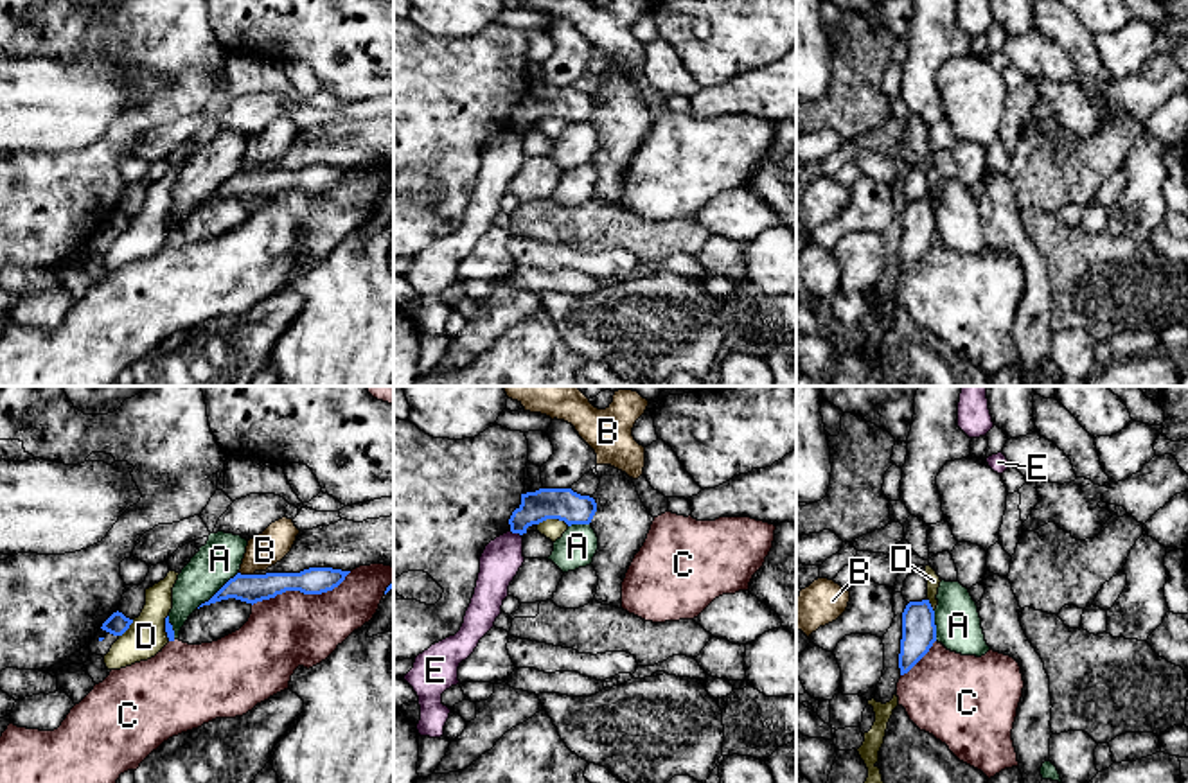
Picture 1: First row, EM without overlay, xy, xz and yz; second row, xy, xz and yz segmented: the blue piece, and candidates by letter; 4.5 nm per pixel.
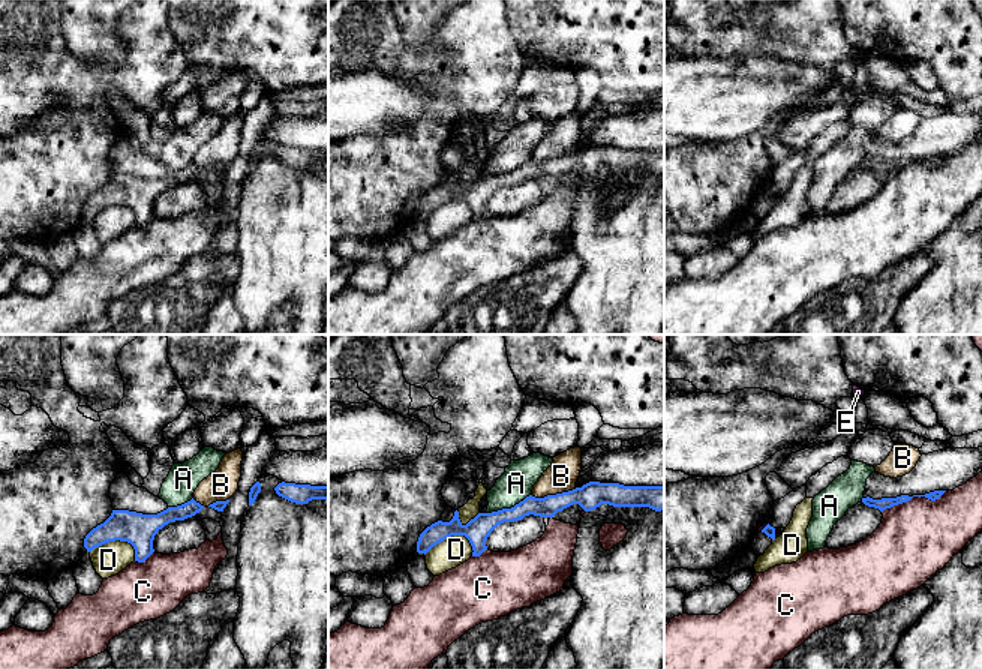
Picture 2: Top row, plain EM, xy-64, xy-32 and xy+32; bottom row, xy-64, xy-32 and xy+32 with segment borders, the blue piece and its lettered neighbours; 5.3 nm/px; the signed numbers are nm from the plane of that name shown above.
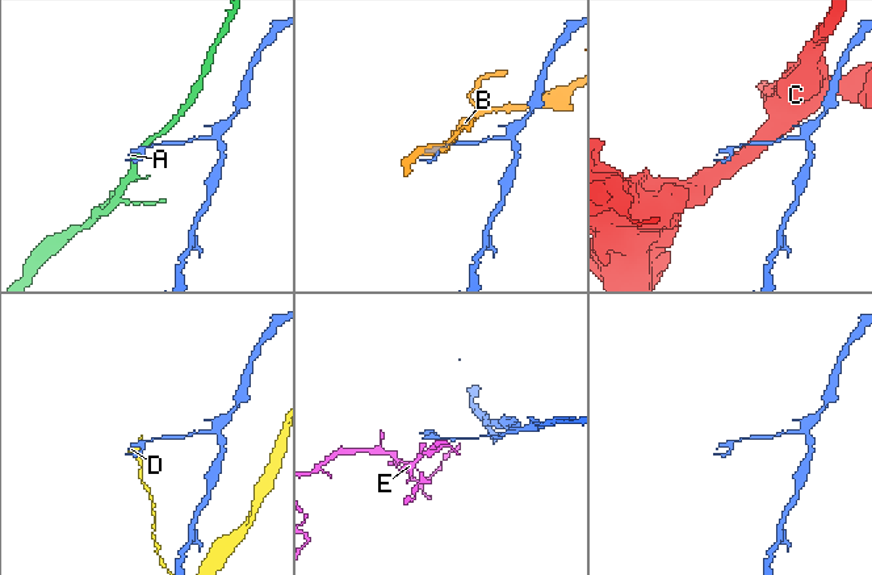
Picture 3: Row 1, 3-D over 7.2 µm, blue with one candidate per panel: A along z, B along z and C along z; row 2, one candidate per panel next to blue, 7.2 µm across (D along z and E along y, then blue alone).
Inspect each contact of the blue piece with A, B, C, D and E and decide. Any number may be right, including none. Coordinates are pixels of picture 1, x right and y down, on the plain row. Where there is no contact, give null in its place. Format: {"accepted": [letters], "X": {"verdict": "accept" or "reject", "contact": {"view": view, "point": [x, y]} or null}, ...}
{"accepted": [], "A": {"verdict": "reject", "contact": {"view": "xy", "point": [218, 189]}}, "B": {"verdict": "reject", "contact": {"view": "xy", "point": [247, 173]}}, "C": {"verdict": "reject", "contact": {"view": "xy", "point": [301, 189]}}, "D": {"verdict": "reject", "contact": {"view": "xz", "point": [554, 115]}}, "E": {"verdict": "reject", "contact": {"view": "xz", "point": [516, 130]}}}

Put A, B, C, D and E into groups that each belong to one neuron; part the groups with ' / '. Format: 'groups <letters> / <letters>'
groups A / B / C / D / E

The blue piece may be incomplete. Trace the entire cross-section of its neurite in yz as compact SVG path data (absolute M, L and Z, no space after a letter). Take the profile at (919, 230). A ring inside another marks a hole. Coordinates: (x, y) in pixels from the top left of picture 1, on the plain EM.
M929 198L909 199L902 210L900 273L908 271L929 250L935 239L935 208Z

